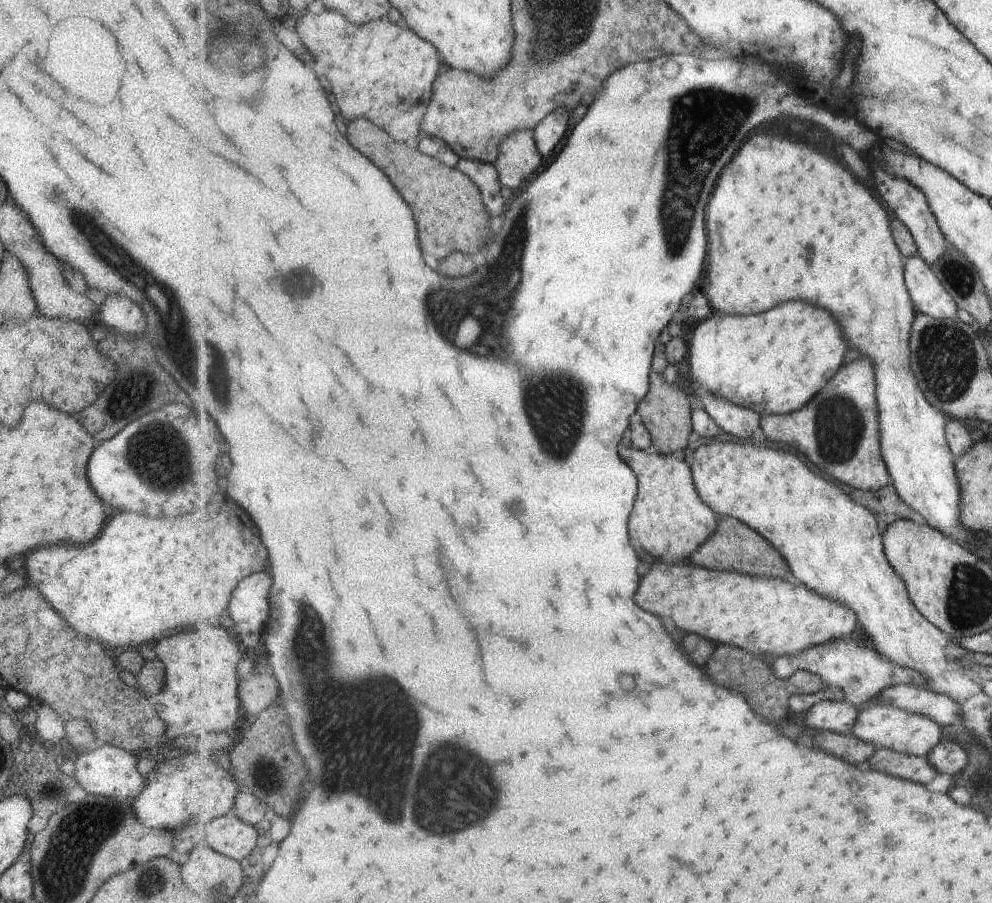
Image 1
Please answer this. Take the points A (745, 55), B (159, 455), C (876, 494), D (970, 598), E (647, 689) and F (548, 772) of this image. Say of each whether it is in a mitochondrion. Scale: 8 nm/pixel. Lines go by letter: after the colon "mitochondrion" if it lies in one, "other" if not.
A: other
B: mitochondrion
C: other
D: mitochondrion
E: other
F: other

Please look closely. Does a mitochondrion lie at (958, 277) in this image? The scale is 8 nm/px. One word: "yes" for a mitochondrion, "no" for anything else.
yes

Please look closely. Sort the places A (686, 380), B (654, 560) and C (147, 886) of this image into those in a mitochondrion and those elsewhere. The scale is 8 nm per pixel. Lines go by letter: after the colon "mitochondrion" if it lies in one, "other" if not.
A: other
B: other
C: mitochondrion

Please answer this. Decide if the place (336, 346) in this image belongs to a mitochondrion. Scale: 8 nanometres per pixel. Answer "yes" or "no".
no

